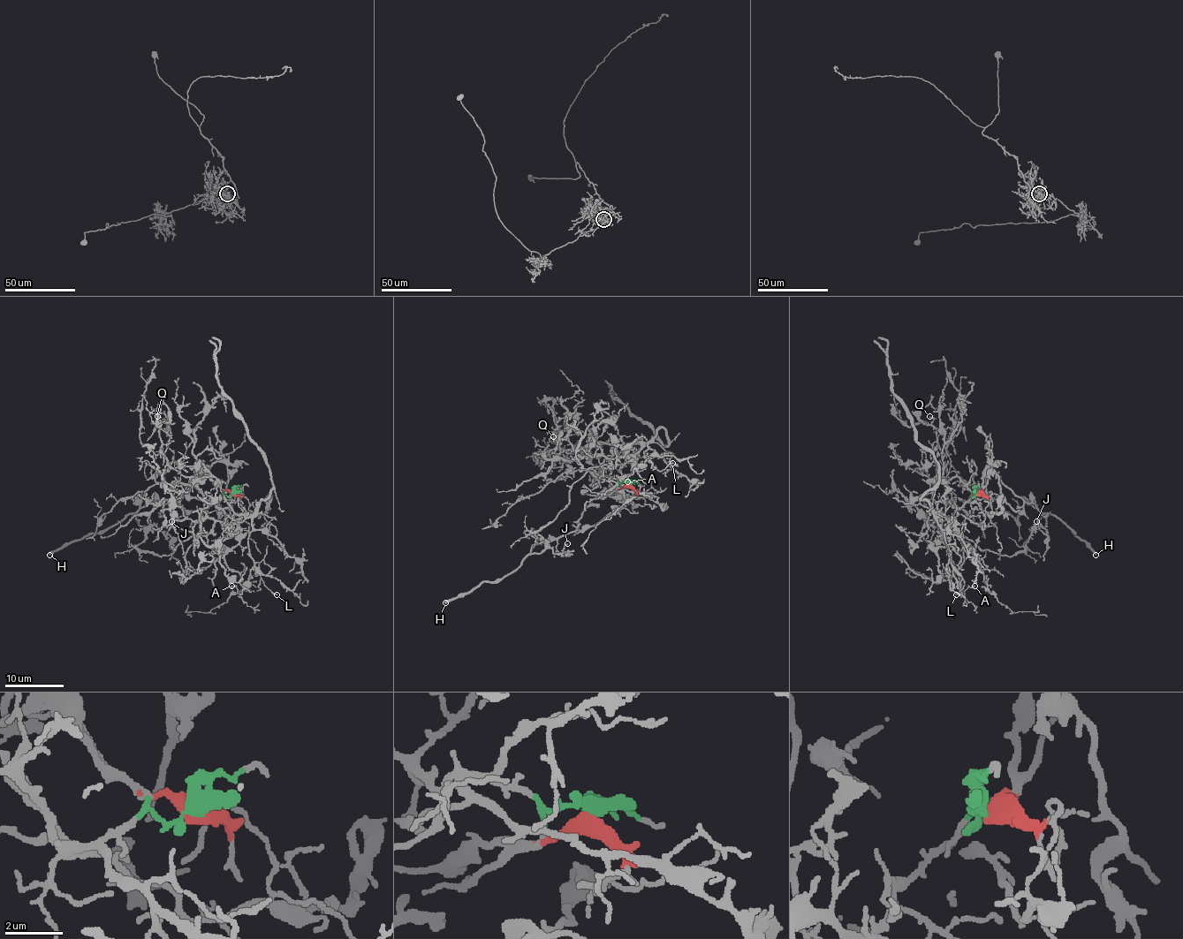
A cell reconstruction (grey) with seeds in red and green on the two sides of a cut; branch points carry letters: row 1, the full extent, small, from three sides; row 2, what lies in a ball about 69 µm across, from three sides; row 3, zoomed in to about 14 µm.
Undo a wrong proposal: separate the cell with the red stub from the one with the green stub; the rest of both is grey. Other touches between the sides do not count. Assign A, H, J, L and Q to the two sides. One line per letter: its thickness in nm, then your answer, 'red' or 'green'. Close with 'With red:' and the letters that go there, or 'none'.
A: 120 nm | green
H: 320 nm | red
J: 130 nm | red
L: 140 nm | green
Q: 100 nm | green
With red: H, J

